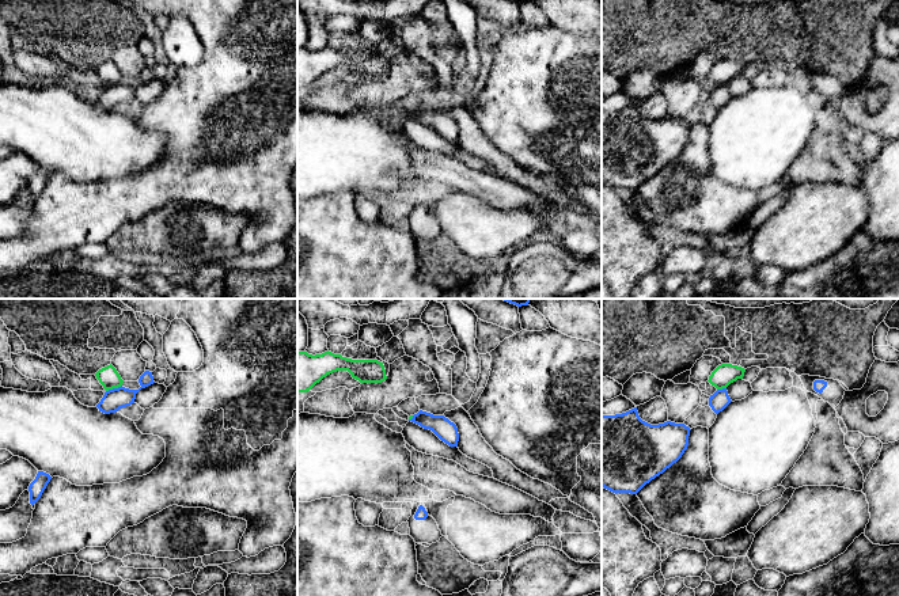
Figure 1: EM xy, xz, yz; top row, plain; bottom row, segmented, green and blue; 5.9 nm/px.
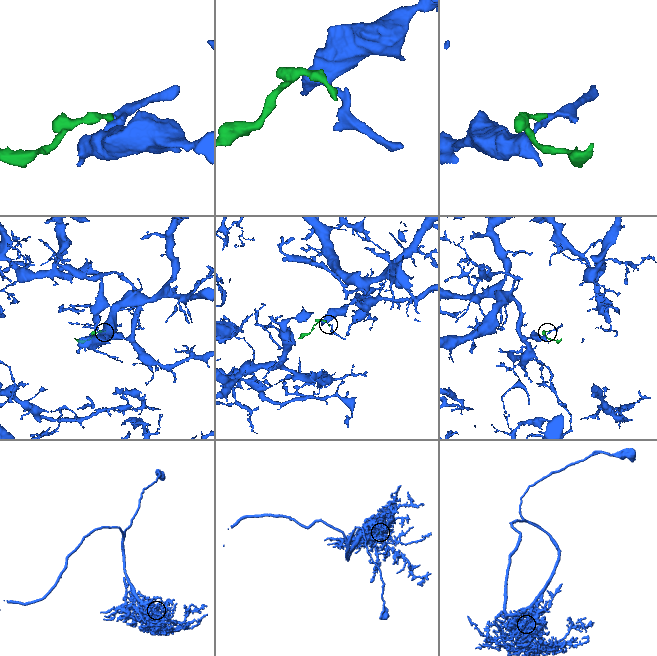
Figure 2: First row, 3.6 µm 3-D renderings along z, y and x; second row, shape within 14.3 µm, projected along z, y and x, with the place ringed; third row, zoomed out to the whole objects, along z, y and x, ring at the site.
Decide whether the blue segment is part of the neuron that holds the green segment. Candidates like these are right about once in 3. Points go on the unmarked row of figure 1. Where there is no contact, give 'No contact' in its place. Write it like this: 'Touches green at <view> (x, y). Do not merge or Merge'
Touches green at xy (113, 83). Do not merge

